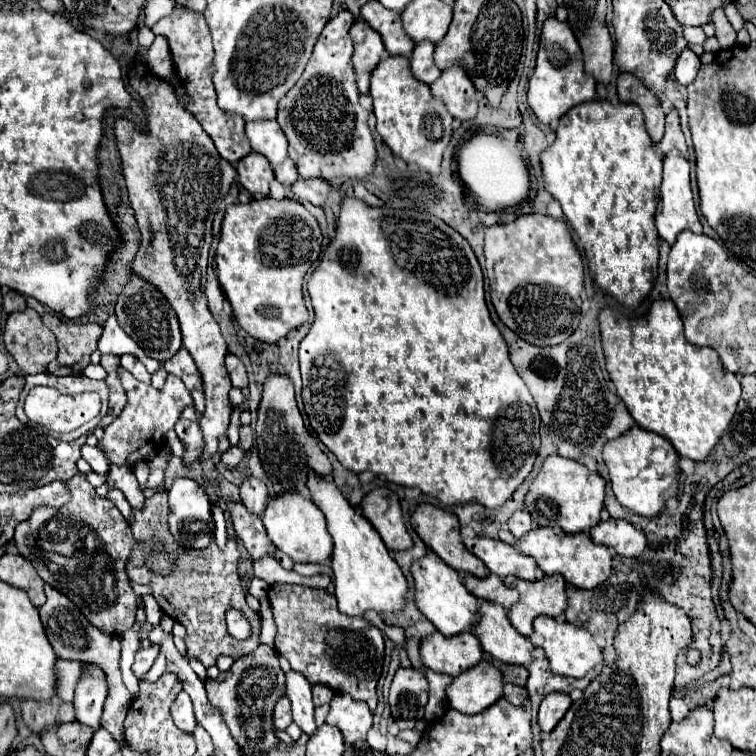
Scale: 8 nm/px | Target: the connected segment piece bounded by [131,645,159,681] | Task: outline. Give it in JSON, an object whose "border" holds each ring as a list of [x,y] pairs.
{"border":[[[153,645],[153,647],[149,647],[149,649],[139,649],[139,651],[135,653],[135,663],[133,663],[131,669],[133,669],[133,675],[135,675],[139,681],[149,673],[149,669],[151,669],[157,653],[159,653],[159,645]]]}

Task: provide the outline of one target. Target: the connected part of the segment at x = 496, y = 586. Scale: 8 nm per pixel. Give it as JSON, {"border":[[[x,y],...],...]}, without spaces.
{"border":[[[465,575],[463,579],[469,593],[473,593],[479,601],[491,601],[499,603],[505,609],[511,609],[519,601],[519,593],[515,589],[509,589],[503,585],[503,581],[497,575],[489,575],[485,579],[477,579],[473,575]]]}

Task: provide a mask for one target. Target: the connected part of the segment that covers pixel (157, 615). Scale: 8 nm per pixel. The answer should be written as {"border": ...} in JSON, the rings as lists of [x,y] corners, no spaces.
{"border":[[[145,595],[145,597],[143,597],[143,603],[145,603],[145,615],[147,615],[147,619],[149,619],[153,625],[159,625],[163,613],[161,613],[157,601],[155,601],[151,595]]]}

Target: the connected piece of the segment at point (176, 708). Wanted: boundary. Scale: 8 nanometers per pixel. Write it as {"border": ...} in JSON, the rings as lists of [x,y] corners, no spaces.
{"border":[[[181,691],[175,699],[175,703],[171,705],[171,715],[173,715],[173,721],[179,729],[187,731],[187,733],[193,733],[197,721],[195,721],[195,715],[193,715],[193,705],[191,705],[191,699],[185,691]]]}

